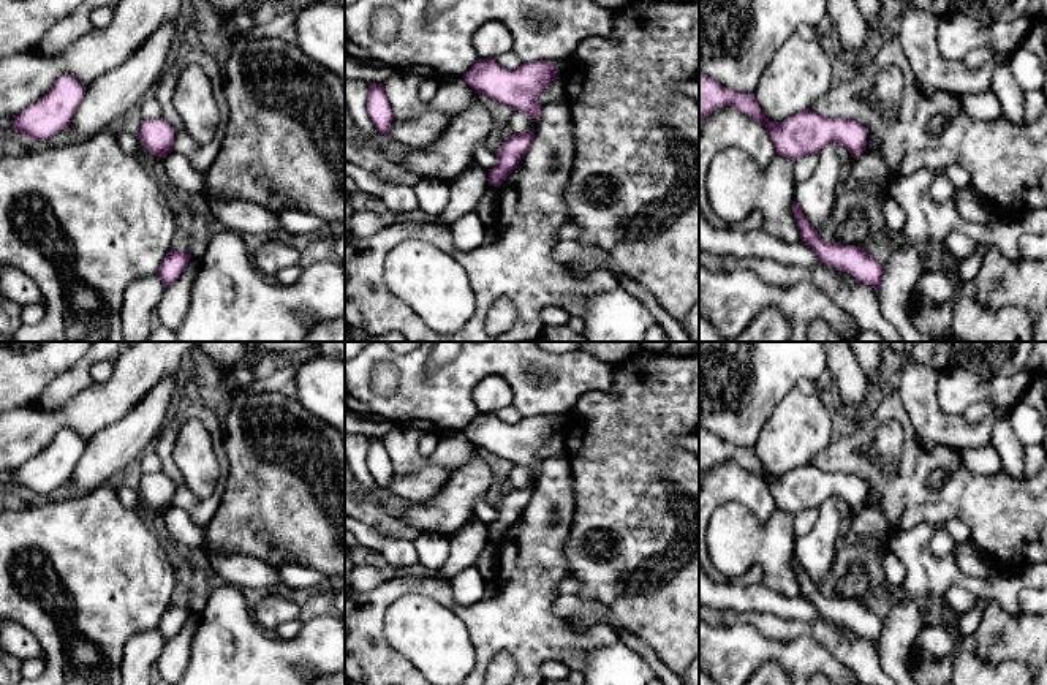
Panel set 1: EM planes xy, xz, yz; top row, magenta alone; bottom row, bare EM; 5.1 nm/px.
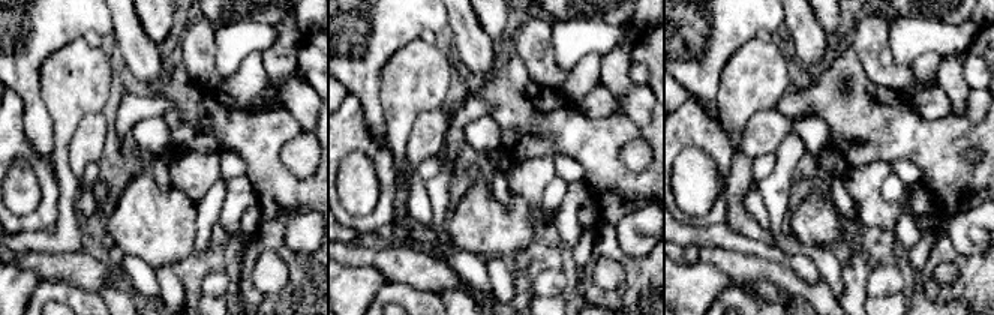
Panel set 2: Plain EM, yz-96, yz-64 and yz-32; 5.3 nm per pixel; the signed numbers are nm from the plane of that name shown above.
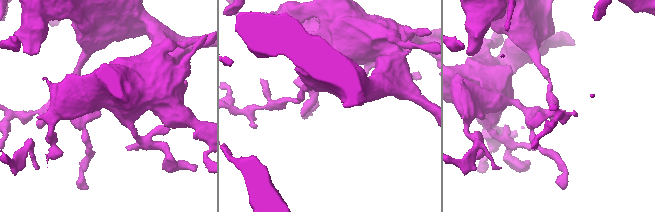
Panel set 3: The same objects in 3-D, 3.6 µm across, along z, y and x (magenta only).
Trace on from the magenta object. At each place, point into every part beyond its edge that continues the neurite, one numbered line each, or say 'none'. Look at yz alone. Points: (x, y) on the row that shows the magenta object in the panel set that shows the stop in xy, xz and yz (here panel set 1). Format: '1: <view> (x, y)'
none

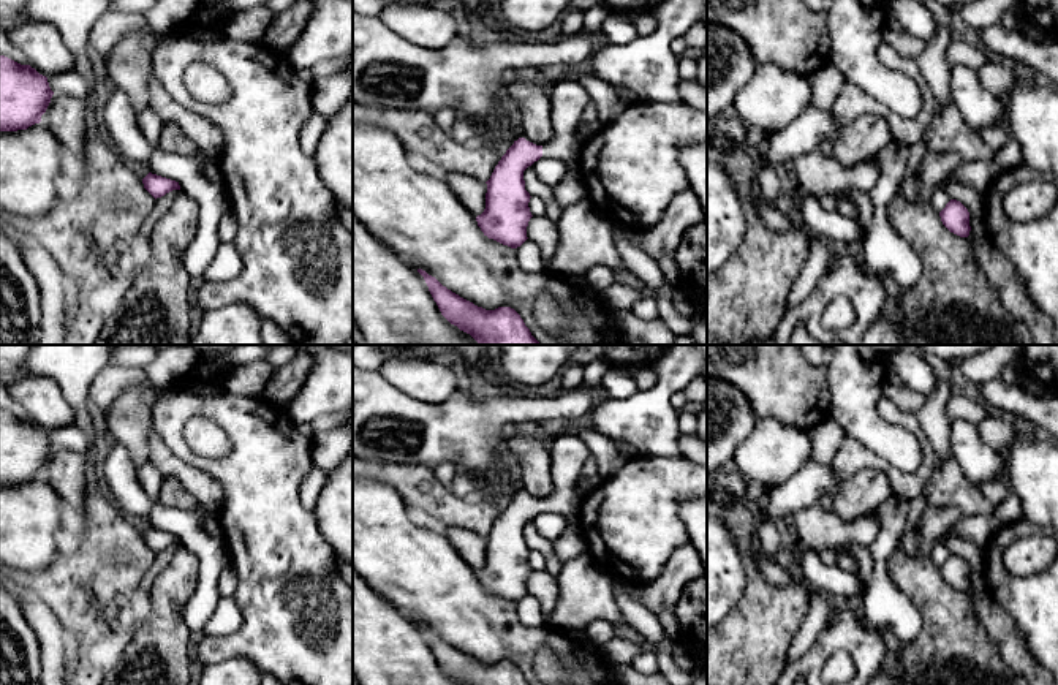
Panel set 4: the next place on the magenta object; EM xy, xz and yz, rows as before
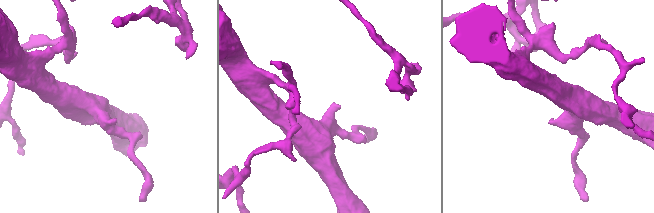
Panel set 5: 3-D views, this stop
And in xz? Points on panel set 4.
1: xz (570, 98)

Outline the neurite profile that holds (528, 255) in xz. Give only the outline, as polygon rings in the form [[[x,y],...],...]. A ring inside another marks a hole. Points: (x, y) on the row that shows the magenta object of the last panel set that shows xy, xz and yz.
[[[528,239],[517,247],[517,261],[523,271],[533,274],[546,271],[546,263],[542,261],[539,247]]]

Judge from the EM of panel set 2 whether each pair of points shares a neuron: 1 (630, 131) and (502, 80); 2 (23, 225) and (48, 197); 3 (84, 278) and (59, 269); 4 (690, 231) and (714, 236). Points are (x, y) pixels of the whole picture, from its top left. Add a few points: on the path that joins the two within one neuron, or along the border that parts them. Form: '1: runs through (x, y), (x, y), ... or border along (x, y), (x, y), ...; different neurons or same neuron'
1: runs through (597, 131), (568, 131), (549, 126), (531, 113); same neuron
2: runs through (30, 222), (48, 204); same neuron
3: runs through (78, 272), (75, 269), (65, 269); same neuron
4: runs through (696, 236), (708, 236); same neuron

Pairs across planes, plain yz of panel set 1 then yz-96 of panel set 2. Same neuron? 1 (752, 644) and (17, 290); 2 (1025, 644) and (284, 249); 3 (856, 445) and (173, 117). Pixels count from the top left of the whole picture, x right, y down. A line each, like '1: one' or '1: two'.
1: one
2: one
3: one

